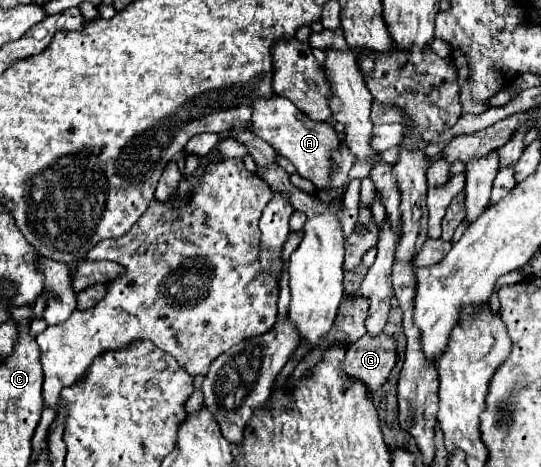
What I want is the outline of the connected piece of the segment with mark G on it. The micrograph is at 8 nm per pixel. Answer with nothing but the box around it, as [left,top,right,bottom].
[343,335,395,391]

